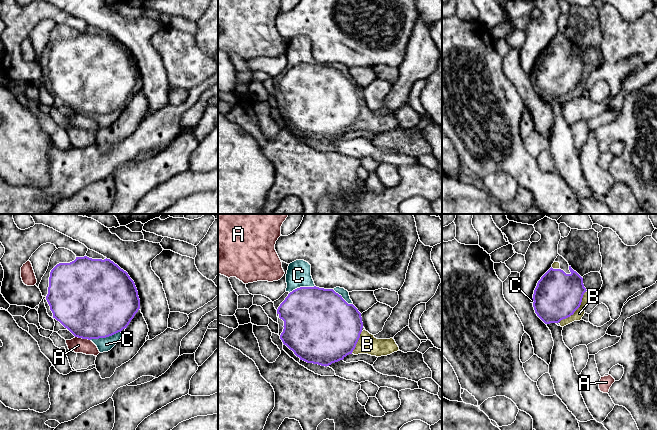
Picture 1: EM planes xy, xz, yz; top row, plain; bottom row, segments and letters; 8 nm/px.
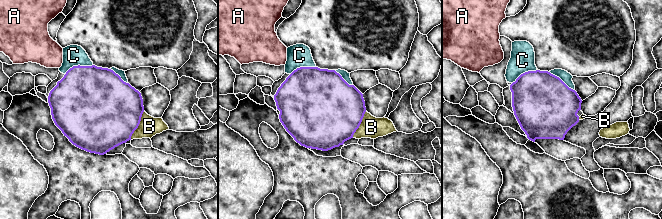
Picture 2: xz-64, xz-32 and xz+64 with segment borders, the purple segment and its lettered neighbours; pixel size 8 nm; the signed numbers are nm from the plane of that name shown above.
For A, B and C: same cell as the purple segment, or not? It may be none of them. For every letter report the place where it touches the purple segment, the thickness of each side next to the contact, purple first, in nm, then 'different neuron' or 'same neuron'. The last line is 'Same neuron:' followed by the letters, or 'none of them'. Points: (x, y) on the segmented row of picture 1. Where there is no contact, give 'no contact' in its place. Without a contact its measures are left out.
A: xy (83, 338) | 500/120 nm | different neuron
B: yz (577, 308) | 380/80 nm | same neuron
C: xy (105, 337) | 500/110 nm | same neuron
Same neuron: B, C

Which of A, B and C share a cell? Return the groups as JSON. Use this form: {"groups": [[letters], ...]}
{"groups": [["A"], ["B", "C"]]}

